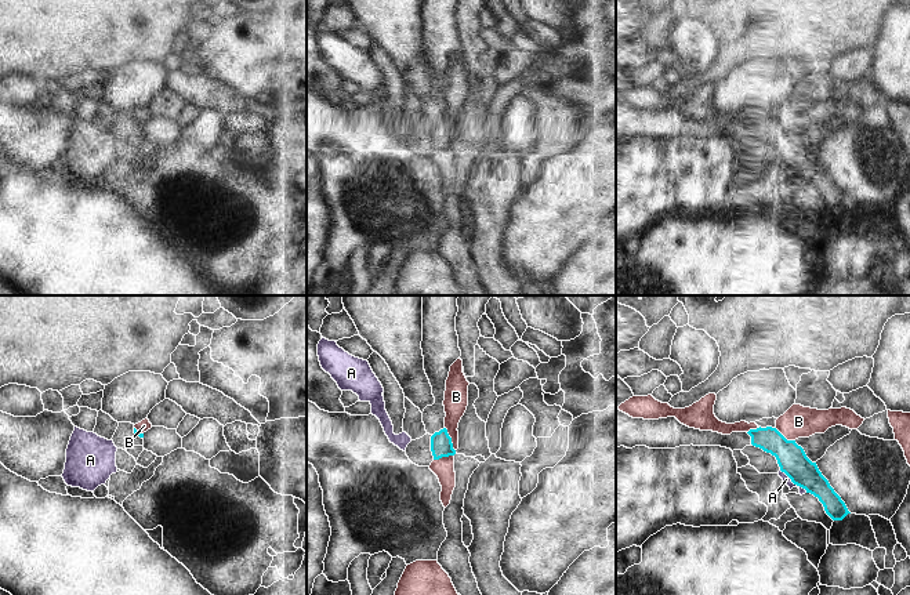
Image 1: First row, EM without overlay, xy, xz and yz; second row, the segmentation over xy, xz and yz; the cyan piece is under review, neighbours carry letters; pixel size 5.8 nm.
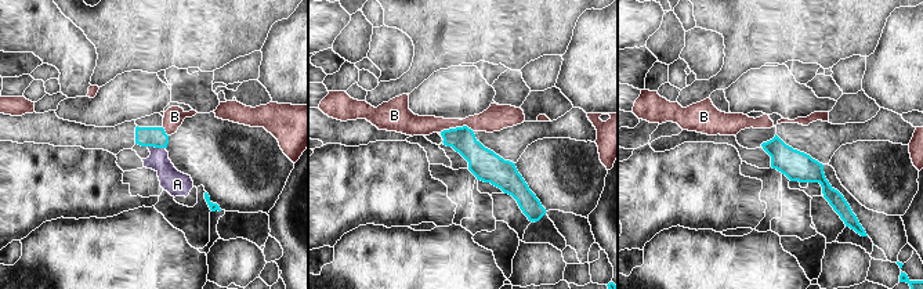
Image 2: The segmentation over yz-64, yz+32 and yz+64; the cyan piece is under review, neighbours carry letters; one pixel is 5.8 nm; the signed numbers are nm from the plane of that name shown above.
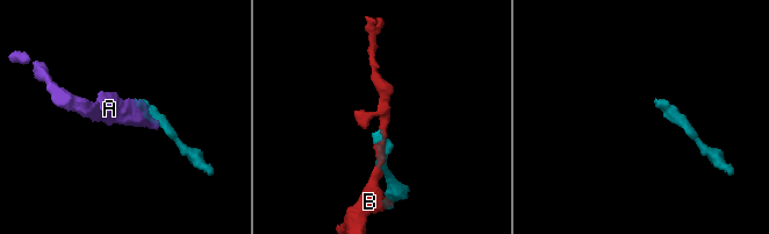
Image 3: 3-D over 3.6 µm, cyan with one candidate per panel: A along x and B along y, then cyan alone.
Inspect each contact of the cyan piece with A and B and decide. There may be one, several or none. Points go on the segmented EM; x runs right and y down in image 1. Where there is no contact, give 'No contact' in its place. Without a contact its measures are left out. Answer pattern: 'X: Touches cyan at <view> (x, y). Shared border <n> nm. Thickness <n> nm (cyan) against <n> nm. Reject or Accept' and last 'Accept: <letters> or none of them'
A: Touches cyan at yz (794, 483). Shared border 200 nm. Thickness 170 nm (cyan) against 50 nm. Reject
B: Touches cyan at xz (450, 439). Shared border 160 nm. Thickness 130 nm (cyan) against 140 nm. Reject
Accept: none of them.

